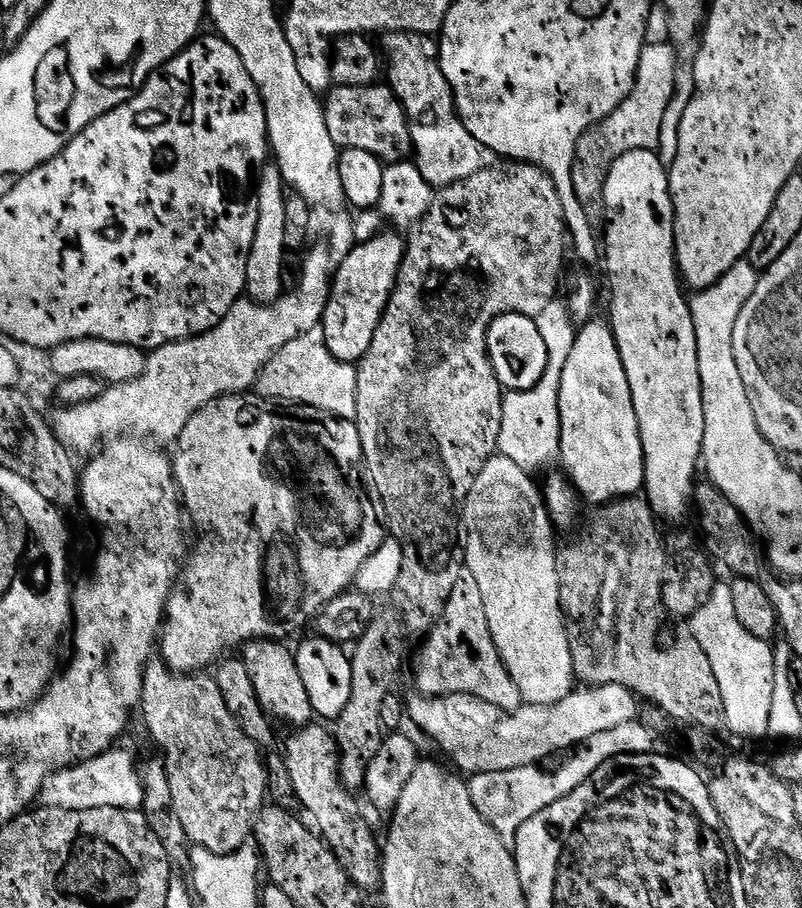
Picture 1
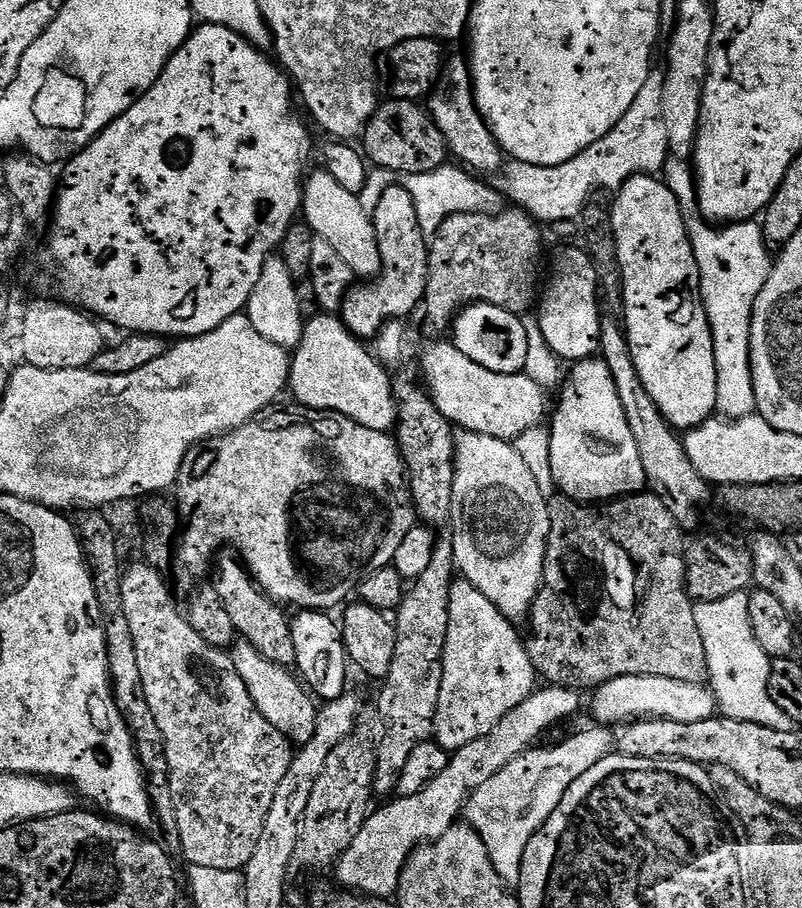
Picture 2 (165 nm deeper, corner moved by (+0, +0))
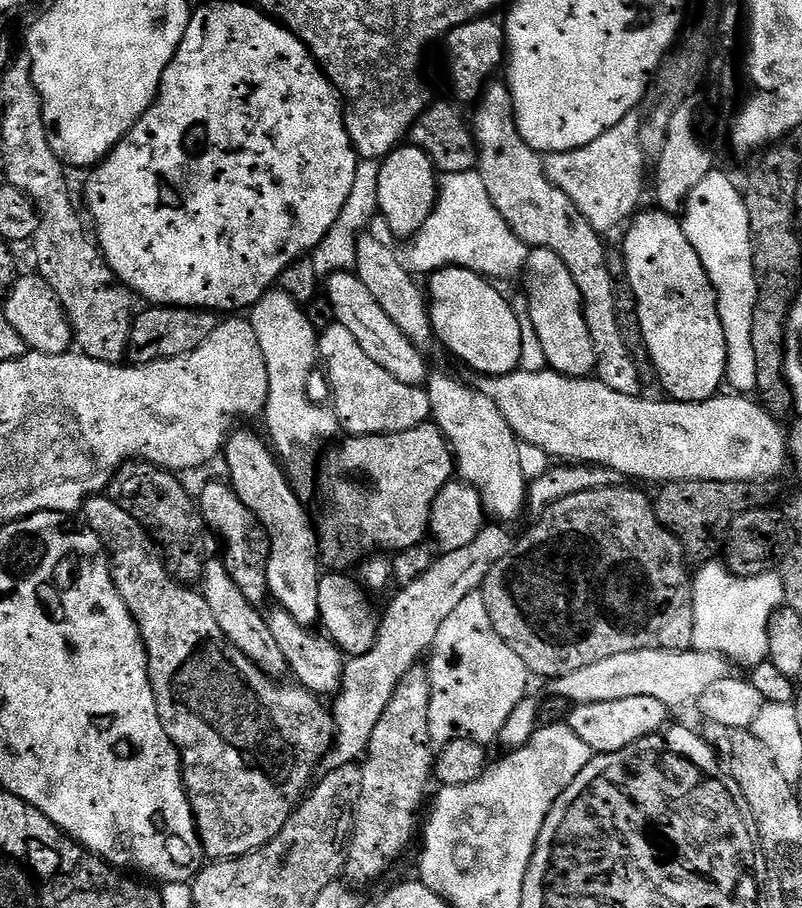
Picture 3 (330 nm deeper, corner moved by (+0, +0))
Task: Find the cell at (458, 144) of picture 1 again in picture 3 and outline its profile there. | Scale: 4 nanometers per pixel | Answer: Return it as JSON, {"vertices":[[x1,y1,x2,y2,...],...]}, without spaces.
{"vertices":[[636,114,622,118,622,122,602,134,602,138,594,138,594,142,578,150,545,155,543,162,550,182,578,206,582,218,590,222,595,232,614,231,620,223,631,221,641,207,646,157,640,145,640,124]]}

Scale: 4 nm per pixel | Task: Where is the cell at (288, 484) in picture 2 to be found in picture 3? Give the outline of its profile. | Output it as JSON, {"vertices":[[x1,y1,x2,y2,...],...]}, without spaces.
{"vertices":[[432,422,419,424,410,430,391,432,389,436,354,436,345,441,328,460,324,488,328,491,332,508,325,510,324,525,318,528,318,556,332,570,352,570,377,554,395,554,425,543,434,498,438,498,438,490,449,484,454,476,451,447]]}

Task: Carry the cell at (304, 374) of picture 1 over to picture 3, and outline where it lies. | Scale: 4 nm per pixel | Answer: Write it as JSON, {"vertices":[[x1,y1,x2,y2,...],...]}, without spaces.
{"vertices":[[333,322,319,333,318,360,328,371,328,384,332,387,331,407,349,437,389,436,391,432,429,423,432,407,427,391,415,384,398,382,394,374,382,370,382,366,358,346,354,334,350,334,346,326]]}

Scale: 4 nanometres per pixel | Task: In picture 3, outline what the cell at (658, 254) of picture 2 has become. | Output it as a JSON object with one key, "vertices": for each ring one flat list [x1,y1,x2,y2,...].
{"vertices":[[663,210,656,212,637,211,627,225,622,253,630,286,636,295,638,318,642,322,644,344,652,359,655,375,660,375,660,384,667,395,674,400,697,404,717,395,726,377,726,334,722,334,722,322,718,318,716,291,702,266,702,258,690,246,684,233,683,223,673,213]]}

